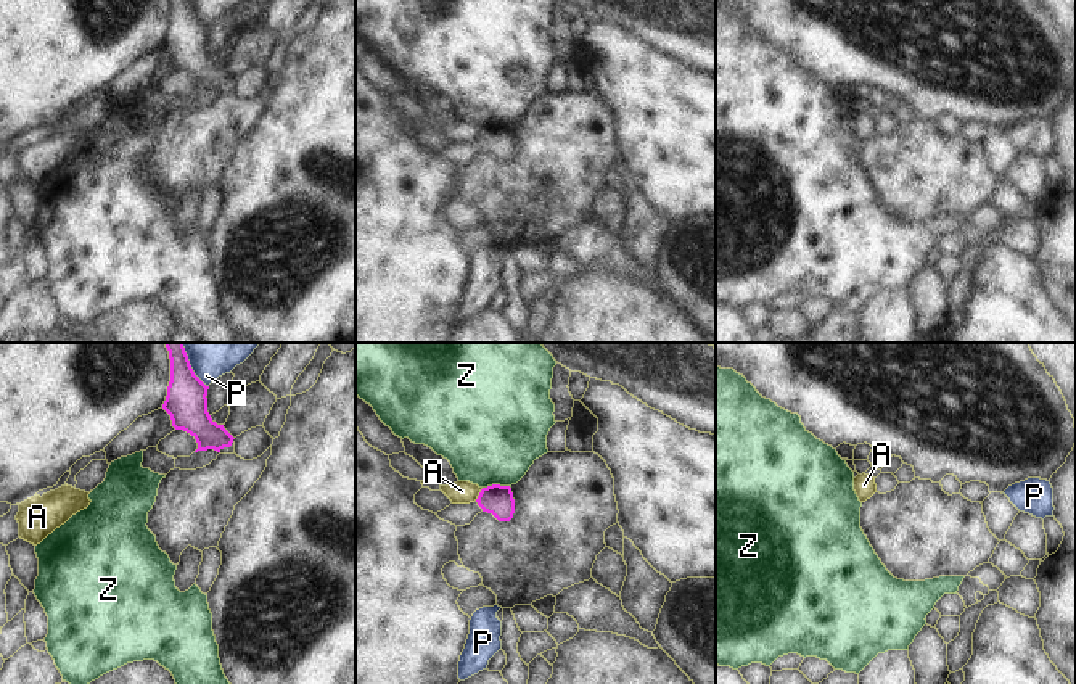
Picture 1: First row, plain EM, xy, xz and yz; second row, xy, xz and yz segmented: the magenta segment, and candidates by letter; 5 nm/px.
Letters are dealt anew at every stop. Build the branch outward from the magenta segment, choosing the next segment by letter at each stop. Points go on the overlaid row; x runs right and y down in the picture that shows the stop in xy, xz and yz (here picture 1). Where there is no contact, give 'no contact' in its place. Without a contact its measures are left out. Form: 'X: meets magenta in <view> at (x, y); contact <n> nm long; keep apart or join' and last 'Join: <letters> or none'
A: meets magenta in xz at (480, 494); contact 80 nm long; keep apart
P: meets magenta in xy at (190, 366); contact 260 nm long; keep apart
Z: meets magenta in xz at (496, 485); contact 140 nm long; keep apart
Join: none

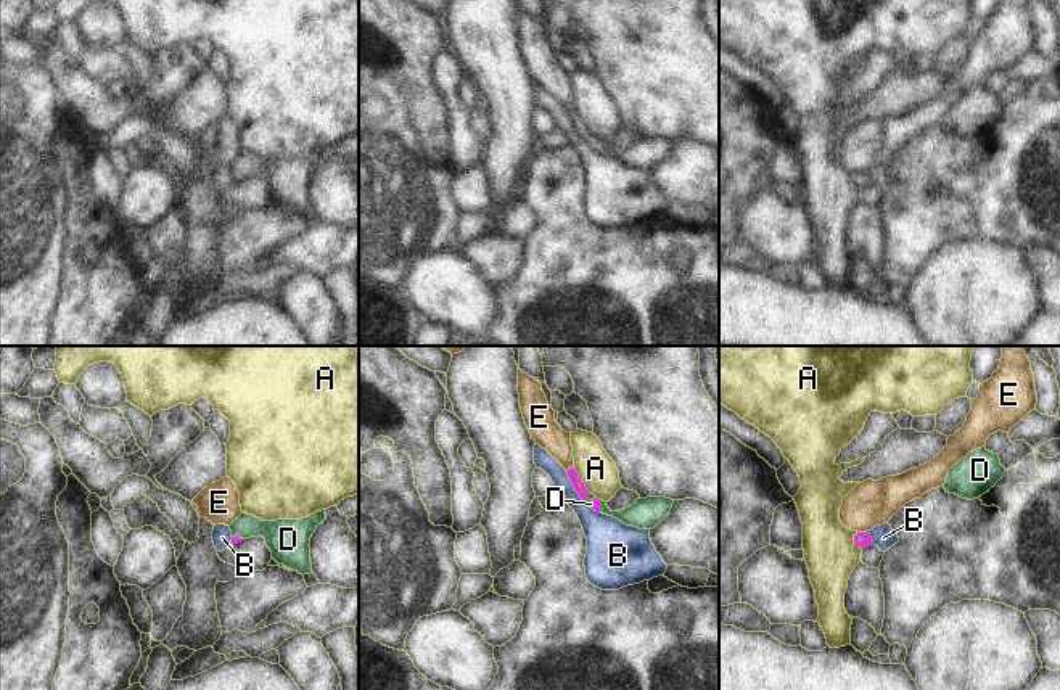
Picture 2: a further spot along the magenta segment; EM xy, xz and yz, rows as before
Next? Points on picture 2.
A: meets magenta in xz at (581, 481); contact 150 nm long; keep apart
B: meets magenta in xz at (575, 489); contact 200 nm long; keep apart
D: meets magenta in xz at (584, 499); contact 60 nm long; join
E: meets magenta in yz at (862, 533); contact 60 nm long; keep apart
Join: D

